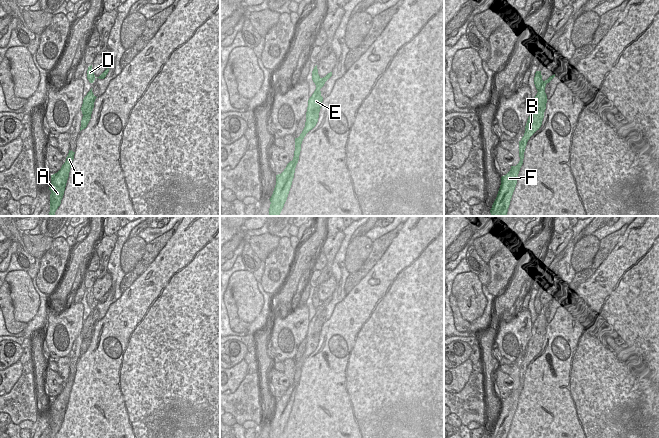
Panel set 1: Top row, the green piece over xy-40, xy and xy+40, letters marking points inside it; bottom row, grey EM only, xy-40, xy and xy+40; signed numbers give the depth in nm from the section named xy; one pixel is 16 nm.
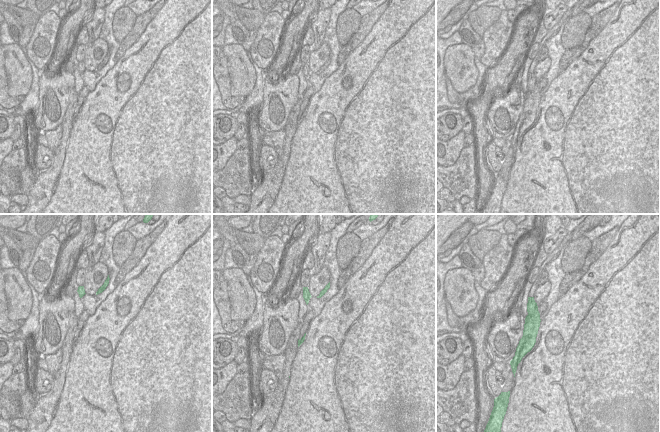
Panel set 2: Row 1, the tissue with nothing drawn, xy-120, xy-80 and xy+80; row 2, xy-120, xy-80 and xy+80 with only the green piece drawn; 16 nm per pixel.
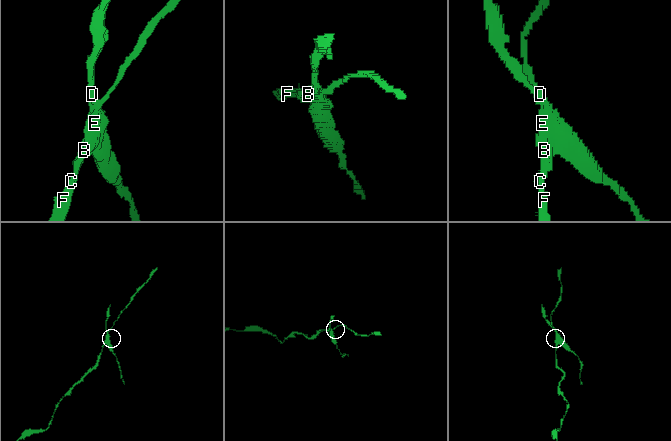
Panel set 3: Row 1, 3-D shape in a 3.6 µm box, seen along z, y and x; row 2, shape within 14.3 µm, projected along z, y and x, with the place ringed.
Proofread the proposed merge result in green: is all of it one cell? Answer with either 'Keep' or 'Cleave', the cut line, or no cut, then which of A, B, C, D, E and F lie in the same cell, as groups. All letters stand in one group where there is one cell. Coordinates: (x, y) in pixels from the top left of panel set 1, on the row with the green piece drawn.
Cleave. Split along xy+40 (544, 81), (538, 91). Groups: A B C E F / D.

